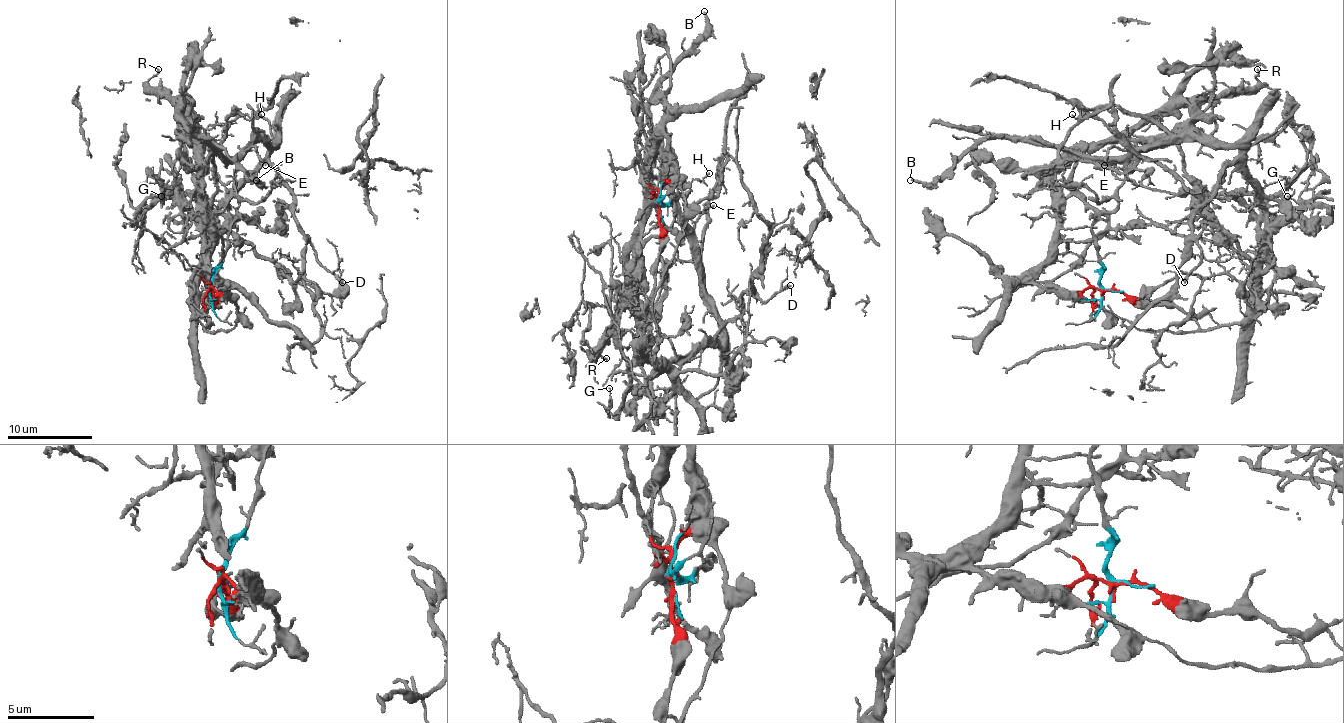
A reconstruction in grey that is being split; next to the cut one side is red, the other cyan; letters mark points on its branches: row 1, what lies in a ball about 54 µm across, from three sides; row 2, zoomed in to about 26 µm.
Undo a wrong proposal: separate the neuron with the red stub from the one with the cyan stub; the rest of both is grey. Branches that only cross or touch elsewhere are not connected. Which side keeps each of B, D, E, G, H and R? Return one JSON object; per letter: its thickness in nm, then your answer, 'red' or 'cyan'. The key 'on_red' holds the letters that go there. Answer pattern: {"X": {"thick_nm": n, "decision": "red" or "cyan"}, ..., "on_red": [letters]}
{"B": {"thick_nm": 200, "decision": "cyan"}, "D": {"thick_nm": 280, "decision": "cyan"}, "E": {"thick_nm": 200, "decision": "cyan"}, "G": {"thick_nm": 120, "decision": "red"}, "H": {"thick_nm": 110, "decision": "red"}, "R": {"thick_nm": 190, "decision": "red"}, "on_red": ["G", "H", "R"]}

